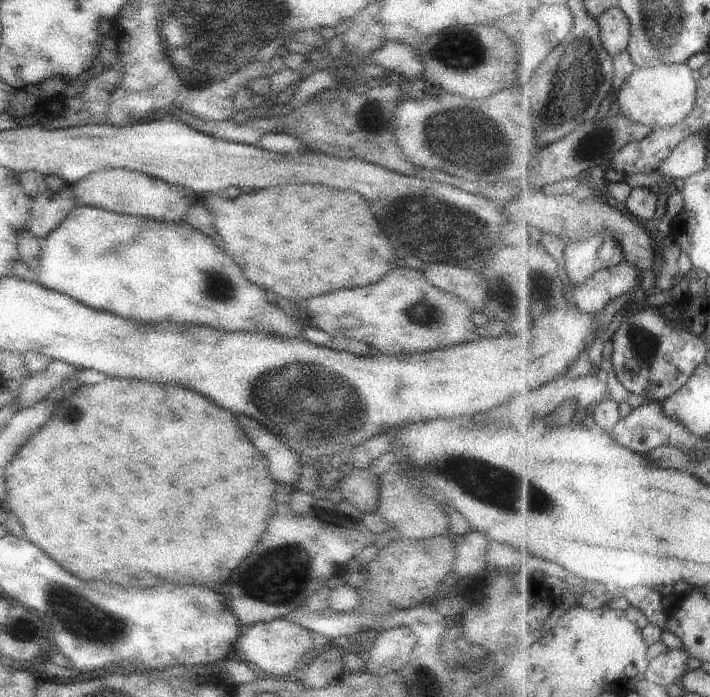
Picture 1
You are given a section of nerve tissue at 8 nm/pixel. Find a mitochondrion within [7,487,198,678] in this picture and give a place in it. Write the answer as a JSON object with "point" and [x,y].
{"point":[79,616]}

